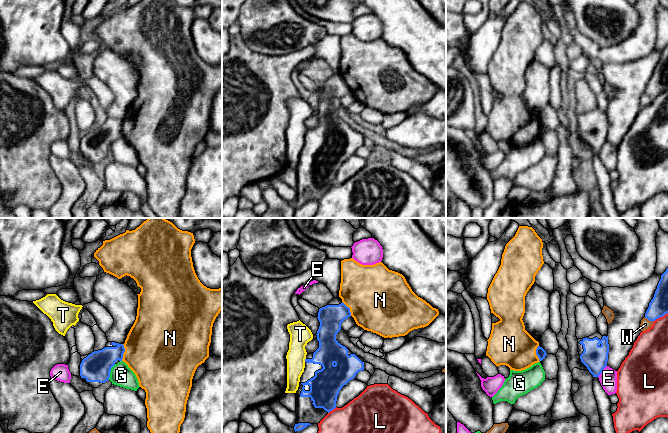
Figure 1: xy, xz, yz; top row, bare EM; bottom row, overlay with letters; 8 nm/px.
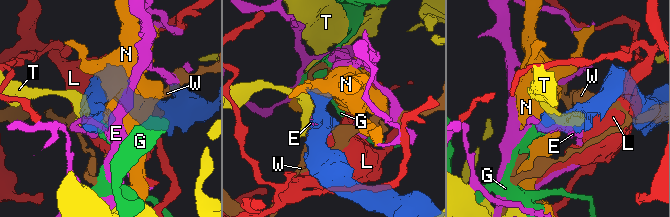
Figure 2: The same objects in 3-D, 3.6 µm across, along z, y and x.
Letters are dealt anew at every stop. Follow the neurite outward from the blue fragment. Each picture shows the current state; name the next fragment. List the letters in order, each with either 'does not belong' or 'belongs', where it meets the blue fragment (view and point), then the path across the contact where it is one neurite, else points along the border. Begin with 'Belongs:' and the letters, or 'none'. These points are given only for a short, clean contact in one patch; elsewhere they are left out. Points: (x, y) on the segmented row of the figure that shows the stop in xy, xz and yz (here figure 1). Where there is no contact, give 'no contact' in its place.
Belongs: none
E: does not belong | yz (602, 370) | along yz (606, 365), (598, 377)
G: does not belong | xy (109, 372) | along xy (115, 364), (111, 368), (108, 379)
L: does not belong | xz (332, 409)
N: does not belong | xy (123, 352) | along xy (123, 344), (124, 351), (121, 360)
T: does not belong | xz (305, 360)
W: does not belong | yz (648, 319)

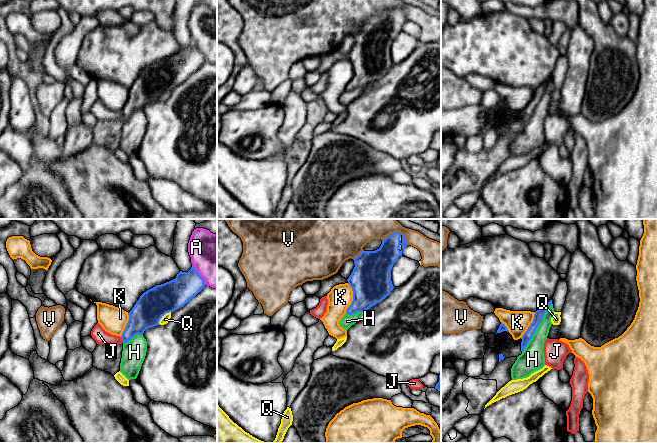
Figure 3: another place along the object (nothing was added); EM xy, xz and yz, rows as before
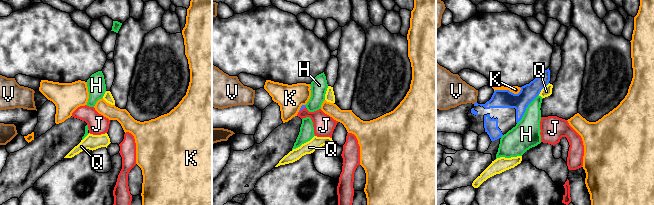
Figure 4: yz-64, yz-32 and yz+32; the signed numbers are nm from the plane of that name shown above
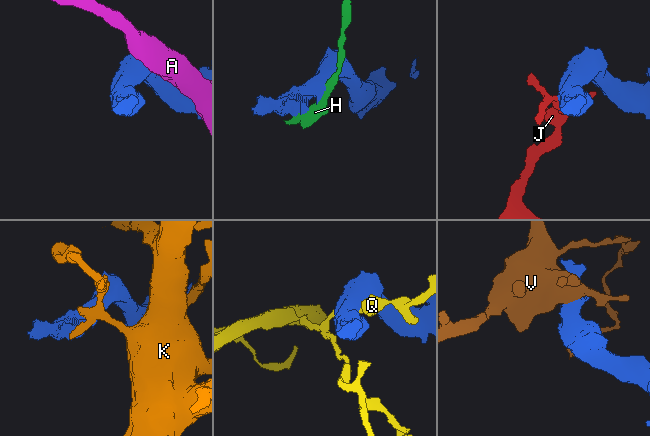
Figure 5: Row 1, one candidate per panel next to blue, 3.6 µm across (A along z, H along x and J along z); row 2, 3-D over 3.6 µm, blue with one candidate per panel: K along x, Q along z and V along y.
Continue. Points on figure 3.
Belongs: none
A: does not belong | xy (199, 274)
H: does not belong | yz (536, 328)
J: does not belong | xy (122, 339) | along xy (120, 337), (123, 342)
K: does not belong | xz (353, 298)
Q: does not belong | xy (161, 317)
V: does not belong | xz (397, 232)

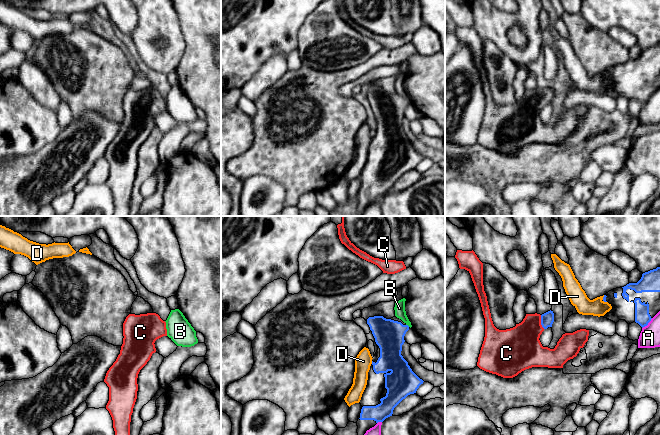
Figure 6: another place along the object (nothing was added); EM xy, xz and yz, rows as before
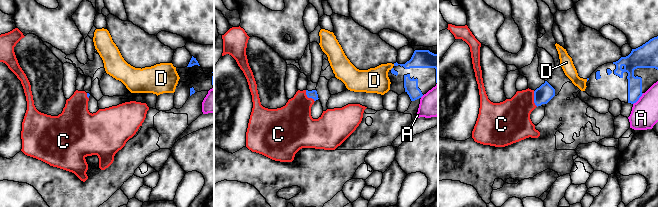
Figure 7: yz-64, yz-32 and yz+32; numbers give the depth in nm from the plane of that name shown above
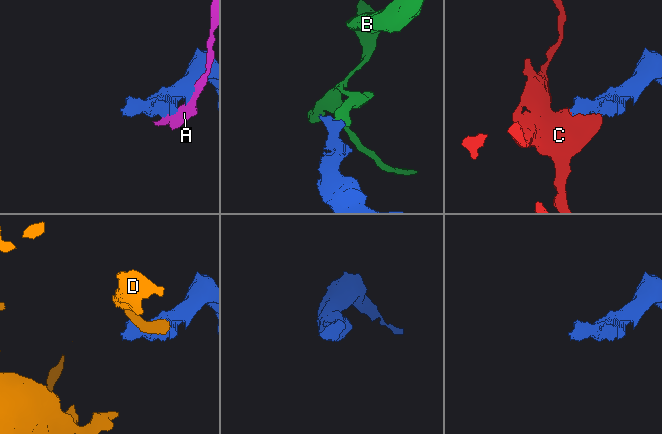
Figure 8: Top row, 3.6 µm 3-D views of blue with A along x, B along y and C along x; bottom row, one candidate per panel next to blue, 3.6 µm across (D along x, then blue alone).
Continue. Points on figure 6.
Belongs: C
A: does not belong | yz (647, 324)
B: does not belong | xz (407, 325) | along xz (406, 324), (409, 326)
C: belongs | yz (541, 322) | across yz (547, 319), (541, 322), (520, 345)
D: does not belong | xz (372, 362)

